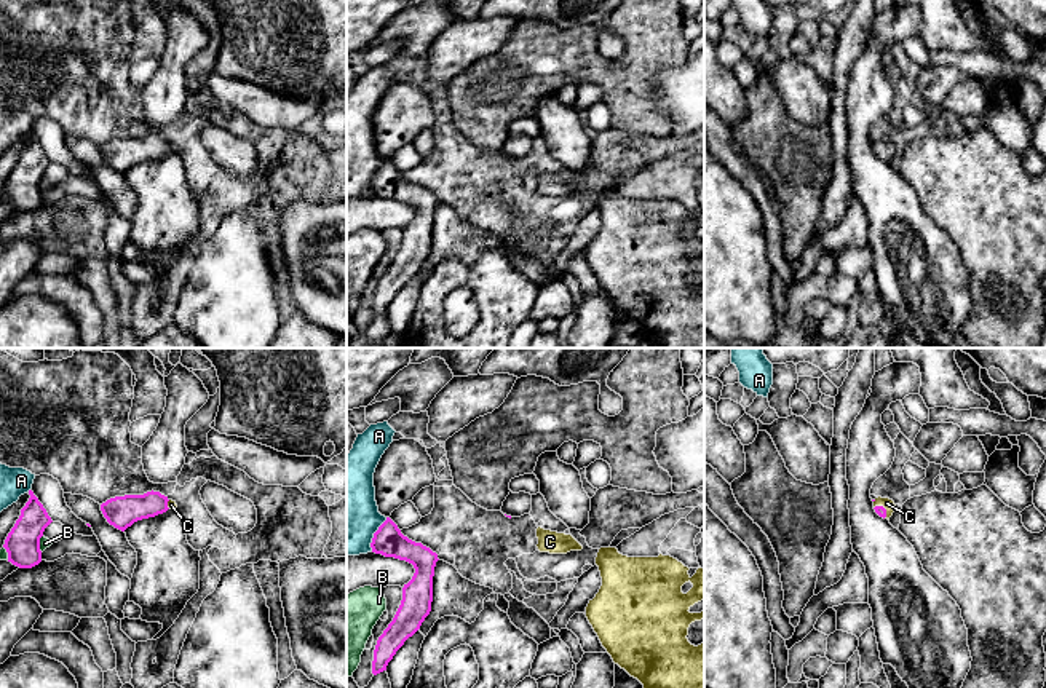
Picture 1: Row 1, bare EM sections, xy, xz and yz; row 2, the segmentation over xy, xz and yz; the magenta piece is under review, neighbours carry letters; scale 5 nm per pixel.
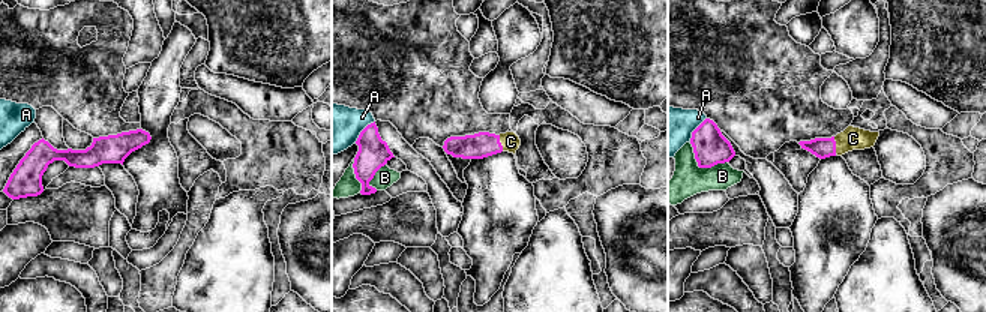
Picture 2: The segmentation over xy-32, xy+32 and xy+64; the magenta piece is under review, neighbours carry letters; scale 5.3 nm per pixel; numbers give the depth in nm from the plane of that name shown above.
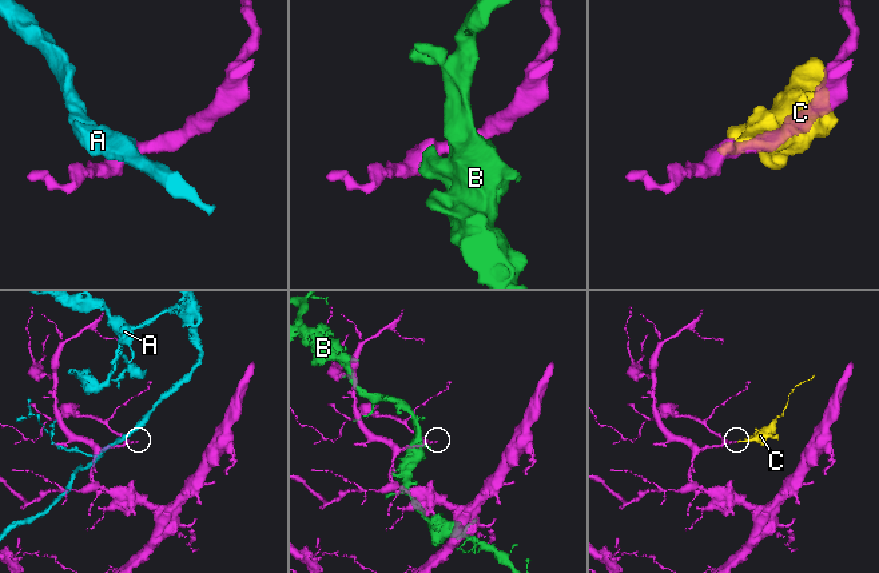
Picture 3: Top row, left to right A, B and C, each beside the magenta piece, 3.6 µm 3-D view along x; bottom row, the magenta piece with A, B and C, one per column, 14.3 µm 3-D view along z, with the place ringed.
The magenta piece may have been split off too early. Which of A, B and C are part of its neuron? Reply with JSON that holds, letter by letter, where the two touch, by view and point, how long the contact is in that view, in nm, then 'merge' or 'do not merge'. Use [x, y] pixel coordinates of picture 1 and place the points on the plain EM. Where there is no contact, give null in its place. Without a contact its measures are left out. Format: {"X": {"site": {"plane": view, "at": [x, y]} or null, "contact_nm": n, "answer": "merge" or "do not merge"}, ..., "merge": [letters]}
{"A": {"site": {"plane": "xz", "at": [374, 176]}, "contact_nm": 190, "answer": "do not merge"}, "B": {"site": {"plane": "xy", "at": [39, 185]}, "contact_nm": 90, "answer": "do not merge"}, "C": {"site": {"plane": "yz", "at": [883, 150]}, "contact_nm": 90, "answer": "merge"}, "merge": ["C"]}

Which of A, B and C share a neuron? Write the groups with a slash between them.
A / B / C

